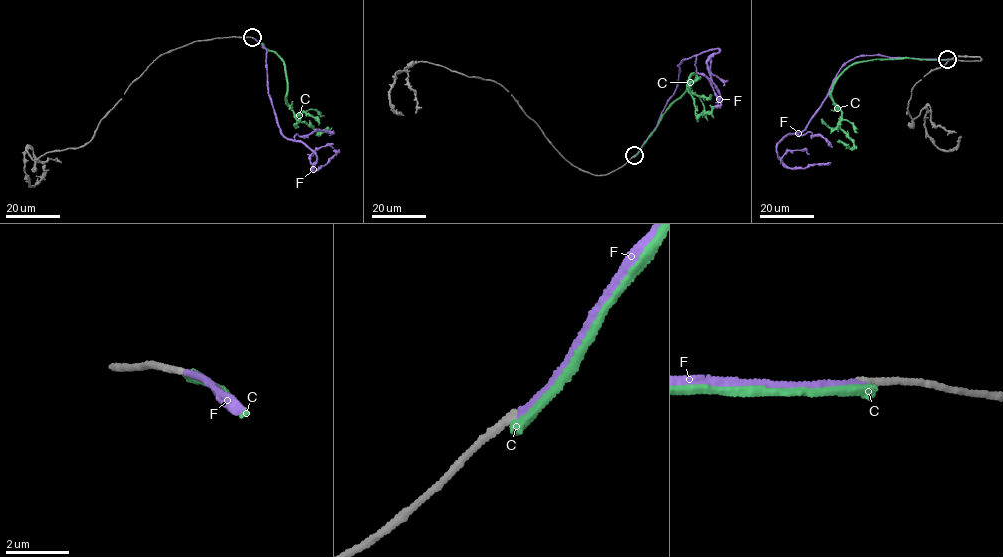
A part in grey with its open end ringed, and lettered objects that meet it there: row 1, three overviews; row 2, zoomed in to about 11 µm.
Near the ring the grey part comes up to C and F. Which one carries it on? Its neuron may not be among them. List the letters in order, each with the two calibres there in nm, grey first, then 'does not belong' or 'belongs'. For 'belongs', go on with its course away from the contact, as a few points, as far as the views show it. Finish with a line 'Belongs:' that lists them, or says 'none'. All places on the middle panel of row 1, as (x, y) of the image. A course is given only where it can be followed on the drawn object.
C: 240 nm thick on the grey side, 360 nm on the other; does not belong
F: 220 nm thick on the grey side, 200 nm on the other; belongs; it runs (634, 156), (673, 94), (677, 66), (682, 60), (716, 48), (707, 64), (720, 95), (720, 104), (715, 107)
Belongs: F

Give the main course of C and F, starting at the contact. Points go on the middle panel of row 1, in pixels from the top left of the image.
C: (634, 156), (661, 115), (692, 84), (696, 75), (690, 77), (687, 90), (697, 117), (707, 113), (715, 105)
F: (634, 156), (673, 94), (677, 66), (682, 60), (716, 48), (707, 64), (720, 95), (720, 104), (715, 107)

